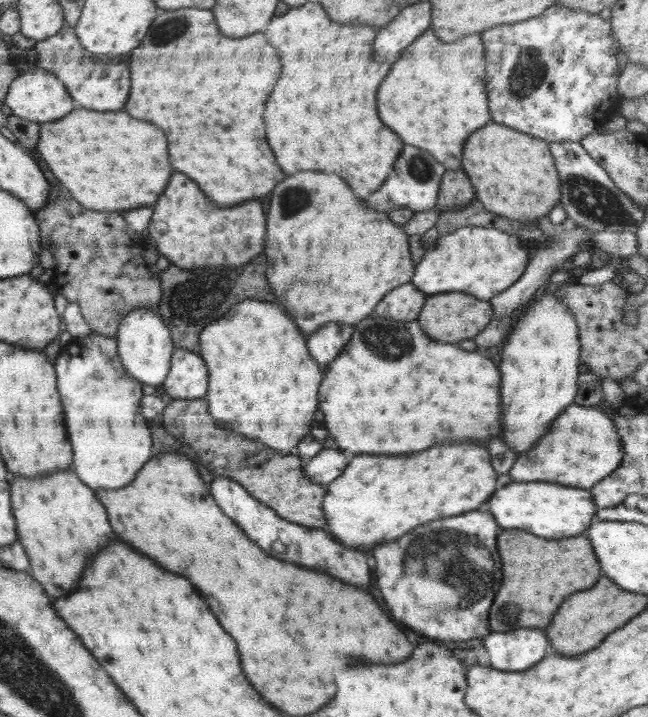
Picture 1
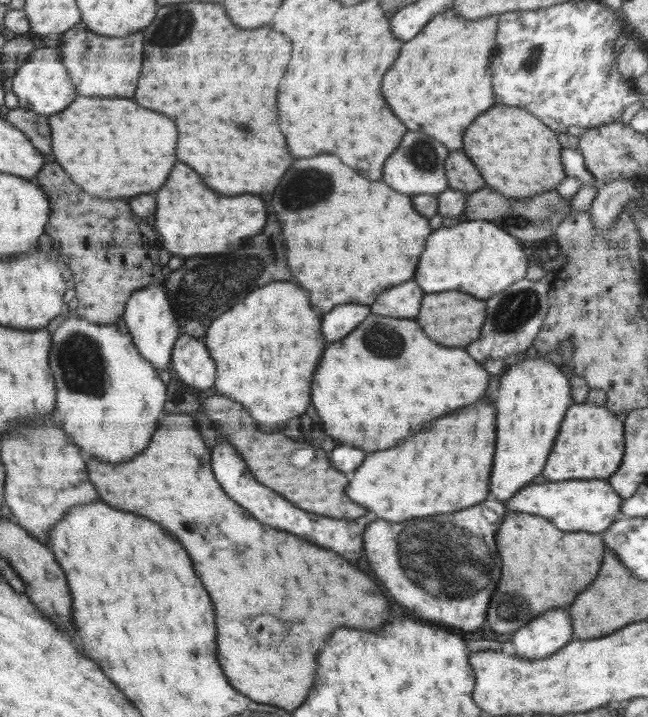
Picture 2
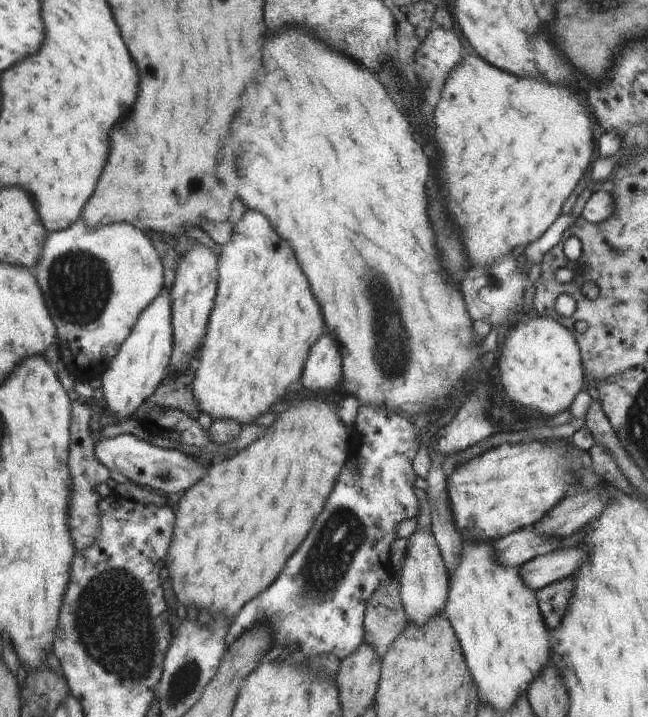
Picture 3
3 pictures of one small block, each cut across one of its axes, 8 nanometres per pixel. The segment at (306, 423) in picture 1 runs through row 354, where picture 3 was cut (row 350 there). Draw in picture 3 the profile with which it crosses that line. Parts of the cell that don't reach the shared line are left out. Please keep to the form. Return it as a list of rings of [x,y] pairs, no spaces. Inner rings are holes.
[[[248,209],[244,212],[242,219],[233,226],[231,240],[222,245],[222,253],[218,255],[218,284],[217,295],[215,296],[214,306],[209,316],[207,324],[207,333],[203,338],[201,348],[198,352],[196,360],[195,377],[193,380],[193,395],[200,412],[209,414],[214,420],[218,418],[235,420],[240,425],[252,425],[252,422],[262,416],[264,412],[268,412],[272,408],[272,404],[276,404],[282,396],[286,396],[286,392],[290,392],[290,384],[298,384],[302,376],[302,368],[304,362],[308,358],[308,350],[310,346],[318,340],[325,332],[325,320],[321,312],[316,298],[310,292],[310,284],[304,276],[304,272],[300,270],[296,256],[290,248],[290,244],[286,242],[273,228],[268,219],[258,211]]]

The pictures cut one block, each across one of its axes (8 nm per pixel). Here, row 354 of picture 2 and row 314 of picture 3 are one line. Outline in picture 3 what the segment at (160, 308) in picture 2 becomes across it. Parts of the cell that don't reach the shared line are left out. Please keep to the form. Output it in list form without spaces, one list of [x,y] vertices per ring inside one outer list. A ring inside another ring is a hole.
[[[163,288],[160,294],[140,313],[128,338],[120,345],[116,356],[100,374],[103,389],[99,393],[105,400],[106,411],[118,421],[127,421],[136,409],[153,396],[156,387],[168,376],[173,349],[171,296]]]

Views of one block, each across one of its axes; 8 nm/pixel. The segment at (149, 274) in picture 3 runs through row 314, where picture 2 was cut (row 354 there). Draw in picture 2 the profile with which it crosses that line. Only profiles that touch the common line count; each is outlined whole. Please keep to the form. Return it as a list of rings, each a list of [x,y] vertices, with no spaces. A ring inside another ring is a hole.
[[[74,316],[66,319],[51,336],[48,362],[56,384],[56,408],[58,408],[58,412],[52,415],[59,419],[63,431],[72,442],[78,442],[76,445],[88,458],[96,456],[102,462],[118,464],[118,460],[130,460],[136,454],[140,454],[150,444],[150,438],[158,428],[158,420],[162,416],[162,408],[166,402],[167,385],[160,379],[152,363],[140,356],[123,319],[112,324],[94,324]]]

